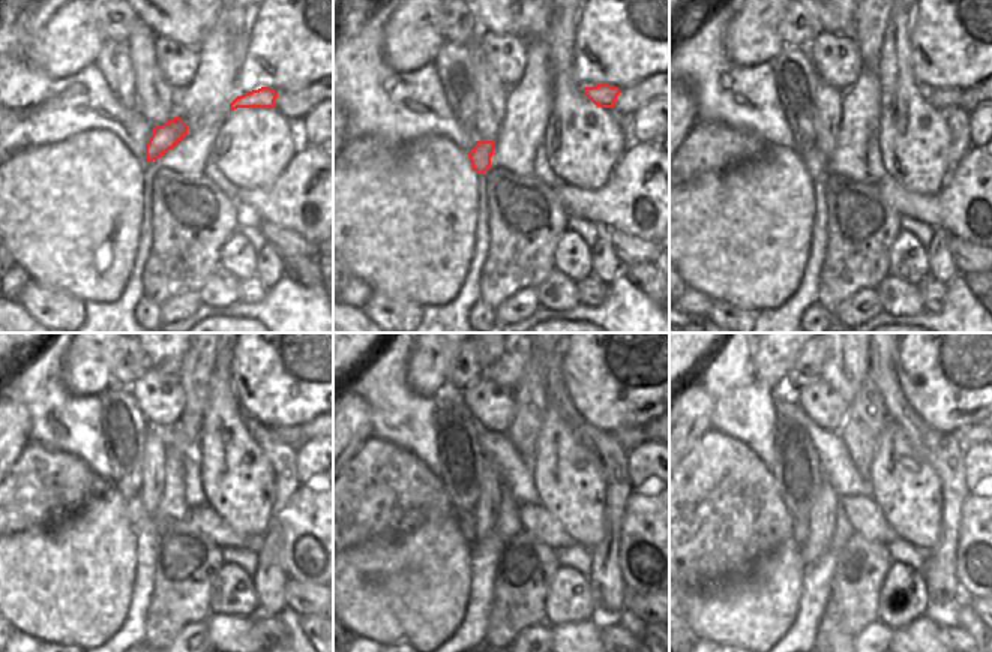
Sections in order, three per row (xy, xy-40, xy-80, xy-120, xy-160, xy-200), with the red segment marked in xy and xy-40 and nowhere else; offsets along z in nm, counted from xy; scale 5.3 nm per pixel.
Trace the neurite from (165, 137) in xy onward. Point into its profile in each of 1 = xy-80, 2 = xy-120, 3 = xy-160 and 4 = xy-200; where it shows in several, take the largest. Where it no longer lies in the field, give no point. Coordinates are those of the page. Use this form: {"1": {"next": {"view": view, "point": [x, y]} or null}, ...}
{"1": {"next": {"view": "xy-80", "point": [815, 162]}}, "2": {"next": {"view": "xy-120", "point": [135, 511]}}, "3": {"next": {"view": "xy-160", "point": [465, 520]}}, "4": {"next": {"view": "xy-200", "point": [802, 525]}}}

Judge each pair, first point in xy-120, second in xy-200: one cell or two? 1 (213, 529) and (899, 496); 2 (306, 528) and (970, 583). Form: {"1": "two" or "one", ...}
{"1": "two", "2": "one"}

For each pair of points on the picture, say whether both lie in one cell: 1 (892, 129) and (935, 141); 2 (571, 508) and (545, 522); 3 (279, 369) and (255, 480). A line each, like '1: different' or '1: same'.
1: same
2: different
3: different

